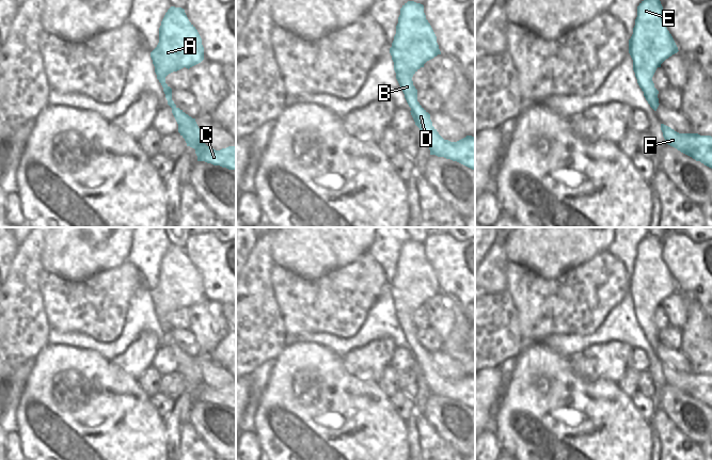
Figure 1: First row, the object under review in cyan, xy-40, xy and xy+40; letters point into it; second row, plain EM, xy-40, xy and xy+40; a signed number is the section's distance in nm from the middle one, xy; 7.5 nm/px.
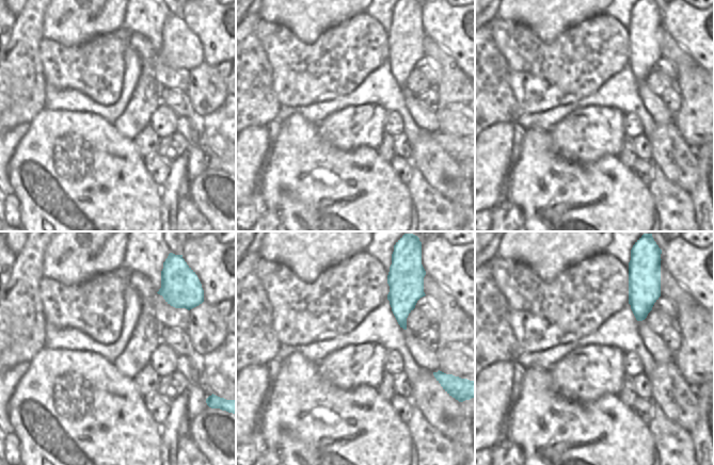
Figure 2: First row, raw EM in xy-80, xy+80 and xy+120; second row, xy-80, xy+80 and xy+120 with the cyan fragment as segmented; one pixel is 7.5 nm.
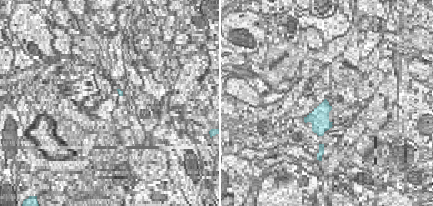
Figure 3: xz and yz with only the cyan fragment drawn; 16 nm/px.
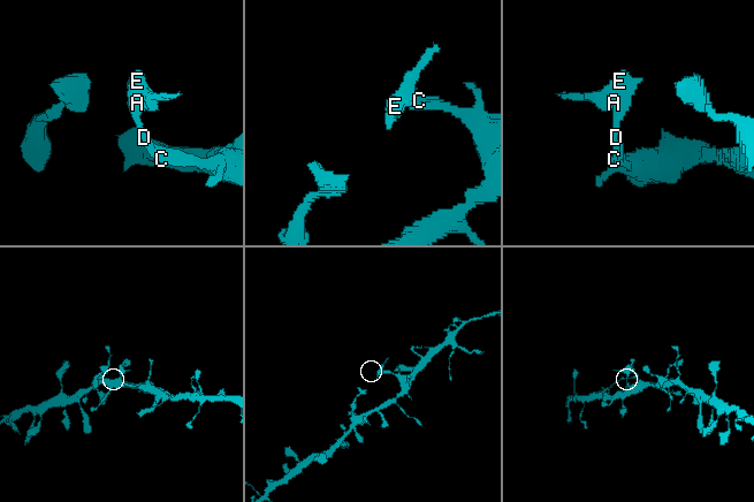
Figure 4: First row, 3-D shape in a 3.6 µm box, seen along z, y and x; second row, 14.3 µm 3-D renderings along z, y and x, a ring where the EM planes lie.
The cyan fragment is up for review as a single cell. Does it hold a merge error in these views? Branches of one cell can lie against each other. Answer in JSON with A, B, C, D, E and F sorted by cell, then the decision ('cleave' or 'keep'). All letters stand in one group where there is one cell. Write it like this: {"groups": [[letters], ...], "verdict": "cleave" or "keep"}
{"groups": [["A", "B", "E"], ["C", "D", "F"]], "verdict": "cleave"}

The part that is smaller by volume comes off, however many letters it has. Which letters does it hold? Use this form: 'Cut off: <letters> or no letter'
Cut off: A, B, E

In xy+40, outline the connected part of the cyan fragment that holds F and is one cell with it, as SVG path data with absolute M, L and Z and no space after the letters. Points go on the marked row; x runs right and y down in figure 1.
M661 124L661 130L668 145L712 169L711 136L679 133L664 124Z

